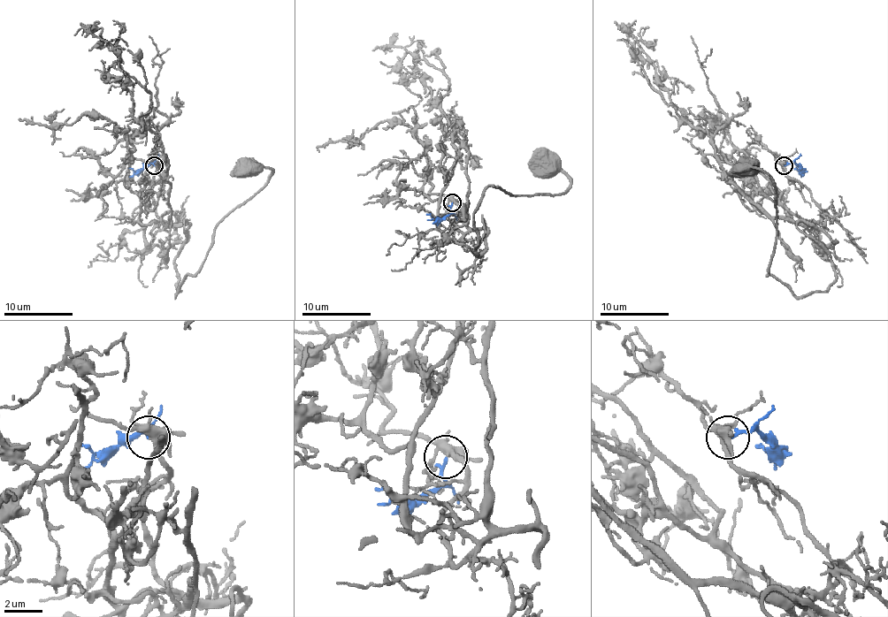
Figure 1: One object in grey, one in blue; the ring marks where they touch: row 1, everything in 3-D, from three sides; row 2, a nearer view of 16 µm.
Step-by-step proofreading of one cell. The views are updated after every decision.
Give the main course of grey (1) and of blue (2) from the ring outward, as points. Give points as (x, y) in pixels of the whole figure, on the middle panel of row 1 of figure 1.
1: (452, 202), (454, 239), (483, 216), (476, 254), (488, 186), (569, 186), (529, 159)
2: (452, 202), (450, 212), (441, 219), (426, 214)

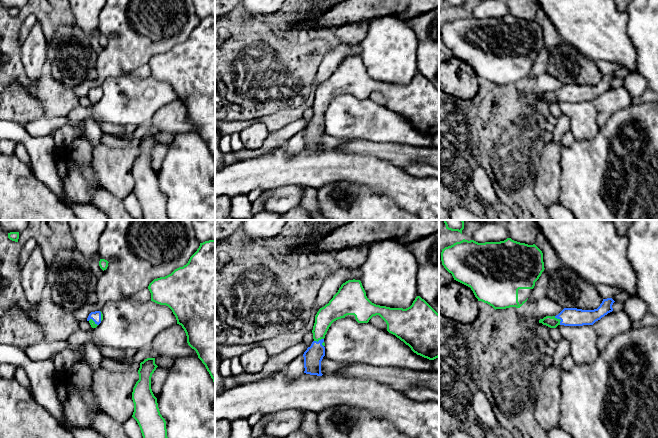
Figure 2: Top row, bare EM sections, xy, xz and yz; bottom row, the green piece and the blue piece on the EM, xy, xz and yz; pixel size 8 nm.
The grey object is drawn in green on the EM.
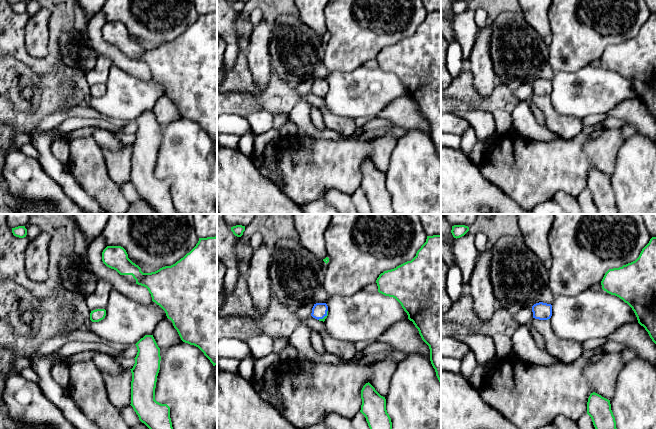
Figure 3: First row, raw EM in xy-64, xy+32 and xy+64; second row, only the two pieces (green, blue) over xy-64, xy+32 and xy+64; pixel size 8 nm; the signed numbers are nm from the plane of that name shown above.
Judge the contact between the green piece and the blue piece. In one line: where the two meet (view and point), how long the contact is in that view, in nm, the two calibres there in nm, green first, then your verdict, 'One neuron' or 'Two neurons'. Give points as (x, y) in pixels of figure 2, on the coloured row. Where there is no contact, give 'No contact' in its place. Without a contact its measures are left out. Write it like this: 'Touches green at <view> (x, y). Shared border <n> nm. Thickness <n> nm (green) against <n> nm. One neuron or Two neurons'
Touches green at yz (559, 319). Shared border 90 nm. Thickness 90 nm (green) against 140 nm. One neuron

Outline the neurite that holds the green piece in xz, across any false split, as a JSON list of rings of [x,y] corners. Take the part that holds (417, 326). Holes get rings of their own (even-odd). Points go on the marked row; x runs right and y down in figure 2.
[[[353,279],[343,283],[329,303],[317,312],[312,330],[314,341],[303,354],[304,373],[323,375],[321,361],[325,356],[325,335],[334,321],[347,315],[354,315],[358,323],[368,323],[373,316],[379,315],[386,322],[387,331],[408,345],[414,353],[429,360],[439,357],[439,314],[424,299],[417,296],[406,309],[376,305],[367,298],[361,281]]]

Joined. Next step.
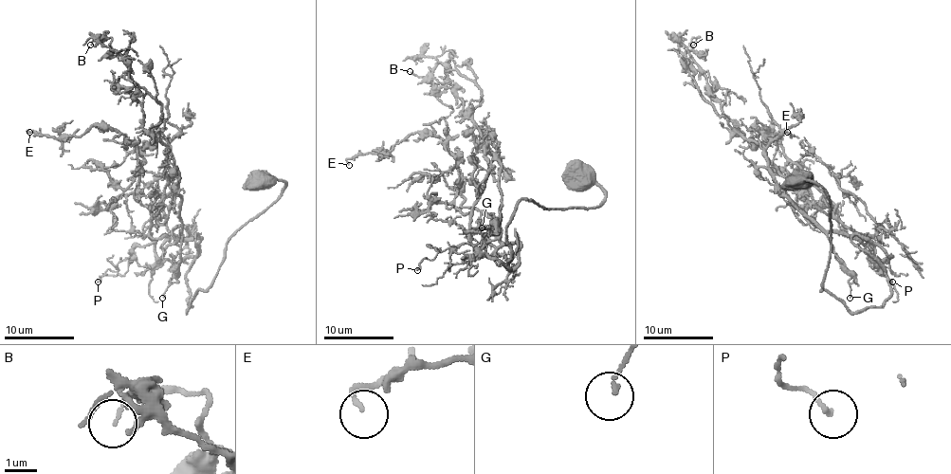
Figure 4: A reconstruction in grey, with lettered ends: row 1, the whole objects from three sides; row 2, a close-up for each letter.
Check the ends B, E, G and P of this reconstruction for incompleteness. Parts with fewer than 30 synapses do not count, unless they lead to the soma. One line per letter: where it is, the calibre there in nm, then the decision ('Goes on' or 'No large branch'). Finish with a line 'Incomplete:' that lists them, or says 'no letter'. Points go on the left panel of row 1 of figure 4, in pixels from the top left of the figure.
B: Place: (90, 45). Thickness 100 nm. No large branch
E: Place: (29, 132). Thickness 130 nm. No large branch
G: Place: (162, 298). Thickness 120 nm. No large branch
P: Place: (98, 282). Thickness 120 nm. No large branch
Incomplete: no letter

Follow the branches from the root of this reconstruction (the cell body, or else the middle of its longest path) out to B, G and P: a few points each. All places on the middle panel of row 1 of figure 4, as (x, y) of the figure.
B: (516, 231), (514, 242), (500, 239), (498, 151), (463, 112), (448, 71), (440, 63), (424, 77), (410, 71)
G: (516, 231), (518, 239), (514, 242), (503, 242), (500, 239), (502, 205), (498, 227), (493, 233), (482, 227)
P: (516, 231), (514, 242), (502, 242), (496, 247), (479, 242), (436, 249), (436, 256), (424, 258), (417, 270)

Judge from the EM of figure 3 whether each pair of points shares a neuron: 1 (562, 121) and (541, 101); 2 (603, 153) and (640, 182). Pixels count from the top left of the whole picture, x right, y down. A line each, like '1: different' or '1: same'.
1: same
2: different

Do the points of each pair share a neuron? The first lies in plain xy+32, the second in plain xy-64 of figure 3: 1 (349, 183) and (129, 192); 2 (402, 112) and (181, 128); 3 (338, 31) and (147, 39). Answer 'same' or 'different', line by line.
1: different
2: different
3: same

